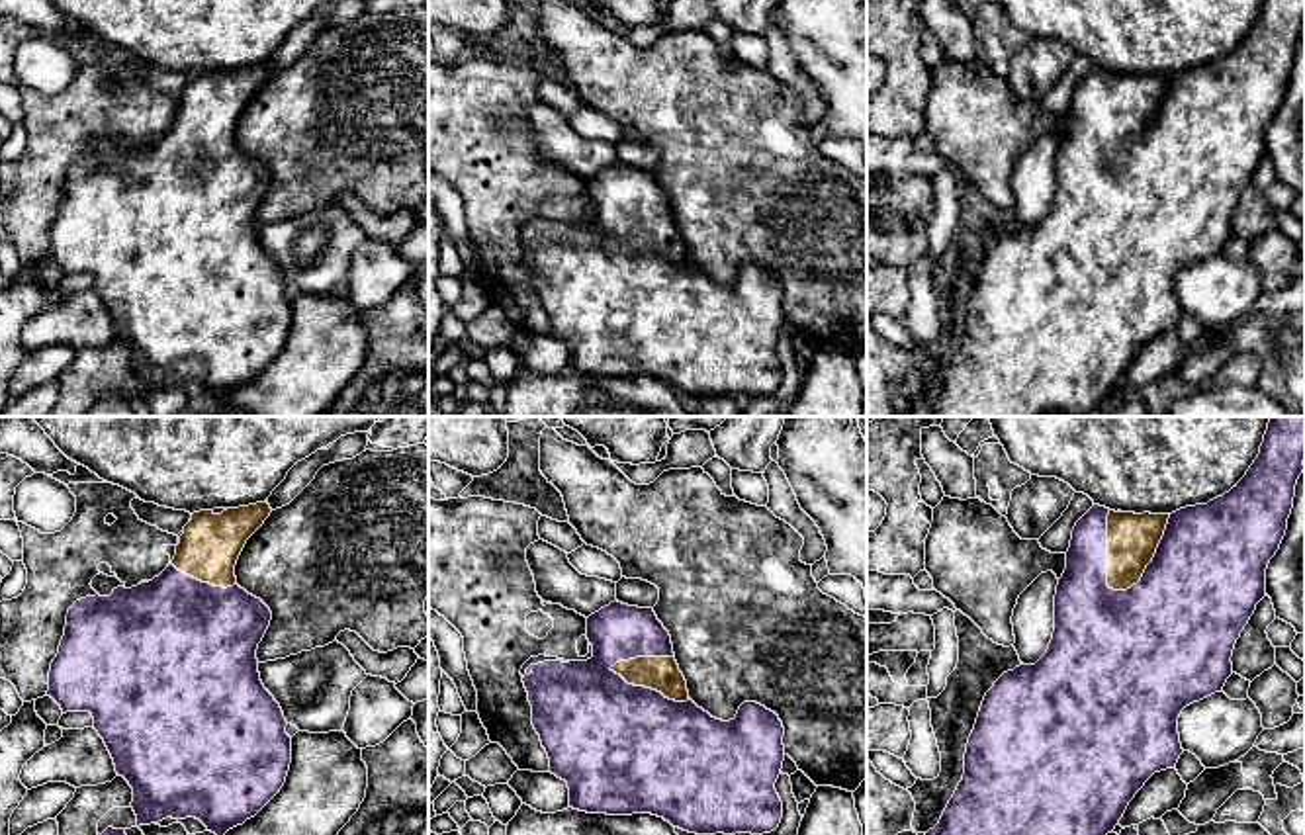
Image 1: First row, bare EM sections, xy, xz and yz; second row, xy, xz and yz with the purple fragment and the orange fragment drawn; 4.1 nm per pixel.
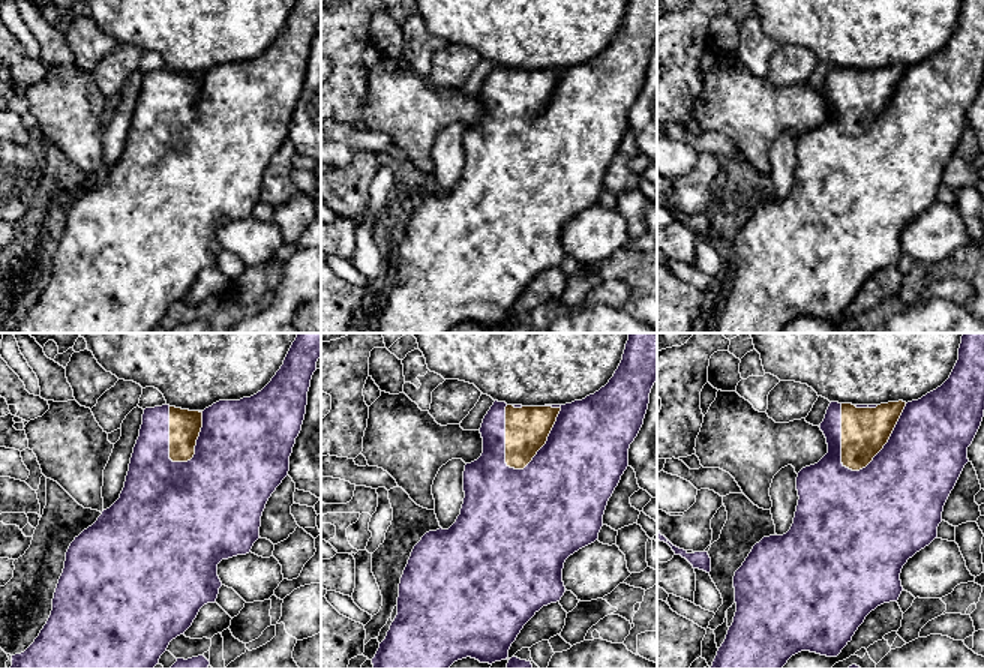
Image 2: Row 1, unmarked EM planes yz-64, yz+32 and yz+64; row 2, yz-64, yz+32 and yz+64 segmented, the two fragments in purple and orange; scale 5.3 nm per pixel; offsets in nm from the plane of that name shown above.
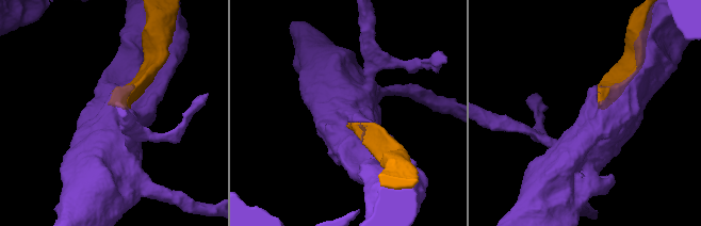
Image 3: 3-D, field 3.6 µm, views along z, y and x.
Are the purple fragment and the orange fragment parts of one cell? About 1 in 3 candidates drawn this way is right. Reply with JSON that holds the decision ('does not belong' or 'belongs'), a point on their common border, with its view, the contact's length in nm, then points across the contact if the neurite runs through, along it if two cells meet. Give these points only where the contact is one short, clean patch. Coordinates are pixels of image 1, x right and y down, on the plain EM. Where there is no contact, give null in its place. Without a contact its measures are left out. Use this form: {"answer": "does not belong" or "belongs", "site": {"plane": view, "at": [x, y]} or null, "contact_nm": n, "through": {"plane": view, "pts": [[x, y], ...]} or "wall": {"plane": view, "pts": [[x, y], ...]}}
{"answer": "belongs", "site": {"plane": "yz", "at": [1151, 124]}, "contact_nm": 400}

